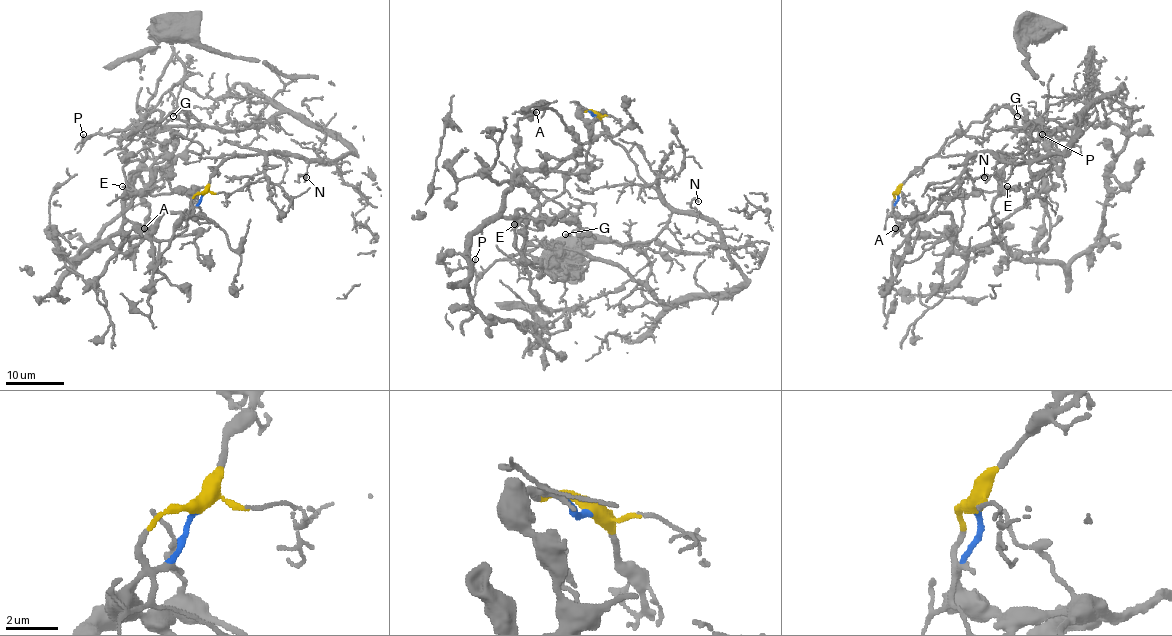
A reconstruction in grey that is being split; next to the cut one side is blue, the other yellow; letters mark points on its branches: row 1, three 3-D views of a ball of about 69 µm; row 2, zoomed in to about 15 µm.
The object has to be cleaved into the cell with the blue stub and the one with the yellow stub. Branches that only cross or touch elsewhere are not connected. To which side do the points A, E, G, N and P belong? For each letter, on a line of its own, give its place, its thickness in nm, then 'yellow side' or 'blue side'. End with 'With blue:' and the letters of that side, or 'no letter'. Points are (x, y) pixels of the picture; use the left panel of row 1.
A: at (144, 228); 550 nm thick; blue side
E: at (122, 186); 160 nm thick; blue side
G: at (173, 116); 140 nm thick; yellow side
N: at (306, 177); 150 nm thick; yellow side
P: at (83, 134); 140 nm thick; yellow side
With blue: A, E

